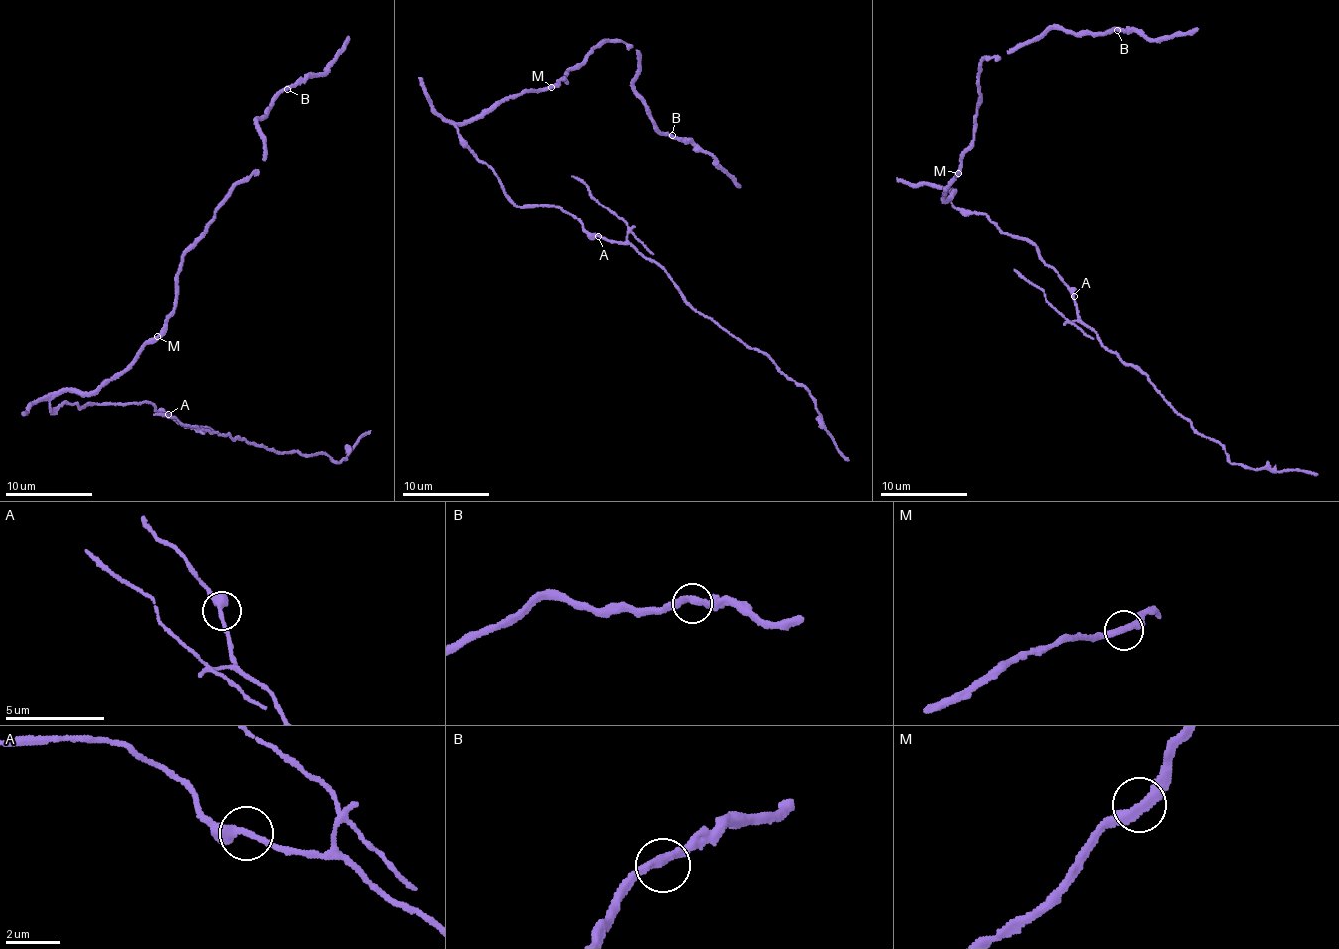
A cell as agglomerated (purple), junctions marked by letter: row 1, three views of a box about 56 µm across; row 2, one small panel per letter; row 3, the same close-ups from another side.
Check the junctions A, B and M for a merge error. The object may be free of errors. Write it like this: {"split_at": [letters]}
{"split_at": ["A"]}

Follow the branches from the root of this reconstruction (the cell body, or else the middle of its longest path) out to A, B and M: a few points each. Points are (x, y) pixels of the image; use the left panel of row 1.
A: (58, 394), (49, 402), (51, 411), (66, 402), (81, 407), (89, 401), (94, 404), (143, 401), (168, 413)
B: (58, 394), (103, 387), (159, 333), (177, 297), (181, 257), (255, 171), (265, 153), (256, 118), (287, 89)
M: (58, 394), (73, 391), (87, 393), (103, 387), (157, 336)

